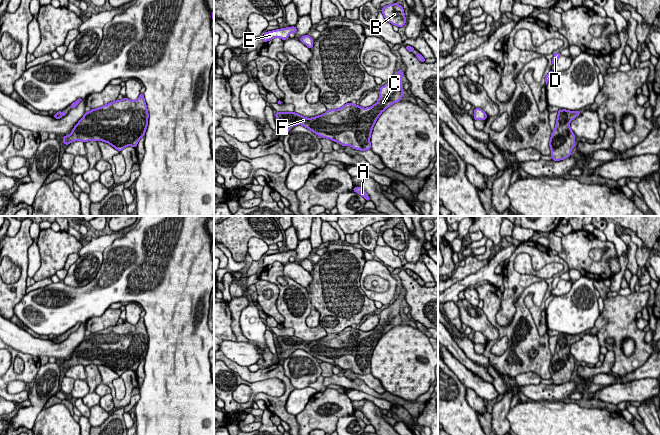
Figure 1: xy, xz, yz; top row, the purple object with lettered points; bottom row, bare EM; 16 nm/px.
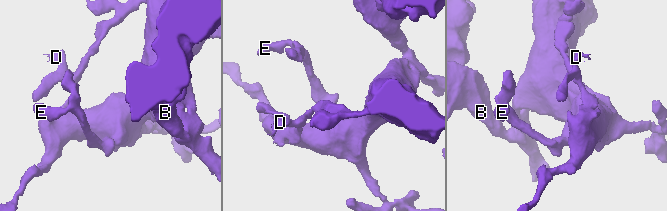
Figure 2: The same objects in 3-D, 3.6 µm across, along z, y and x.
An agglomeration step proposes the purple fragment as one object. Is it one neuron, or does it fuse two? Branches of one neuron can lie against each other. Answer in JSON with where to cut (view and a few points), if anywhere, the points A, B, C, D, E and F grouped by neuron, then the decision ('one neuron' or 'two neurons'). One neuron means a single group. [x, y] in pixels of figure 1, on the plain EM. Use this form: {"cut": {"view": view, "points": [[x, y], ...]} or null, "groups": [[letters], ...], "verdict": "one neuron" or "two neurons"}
{"cut": null, "groups": [["A", "B", "C", "D", "E", "F"]], "verdict": "one neuron"}

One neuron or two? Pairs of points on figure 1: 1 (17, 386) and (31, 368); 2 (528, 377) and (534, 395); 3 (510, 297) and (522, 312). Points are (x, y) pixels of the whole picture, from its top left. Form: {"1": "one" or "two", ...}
{"1": "two", "2": "two", "3": "two"}

